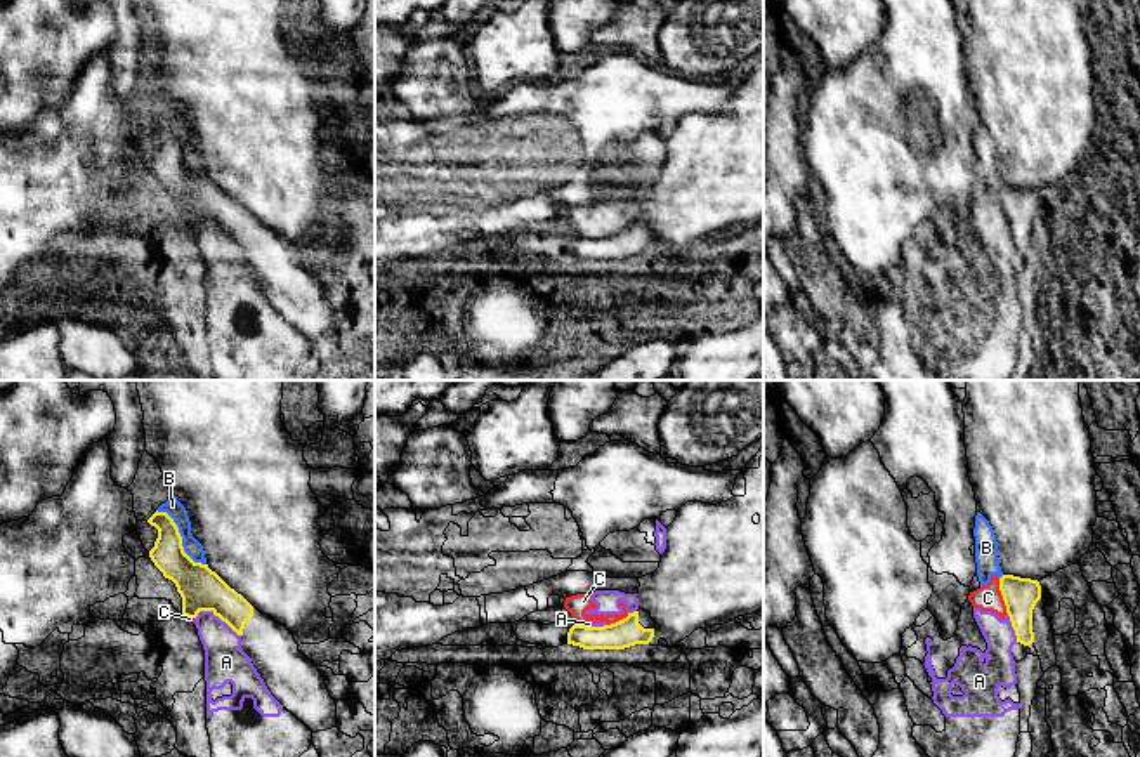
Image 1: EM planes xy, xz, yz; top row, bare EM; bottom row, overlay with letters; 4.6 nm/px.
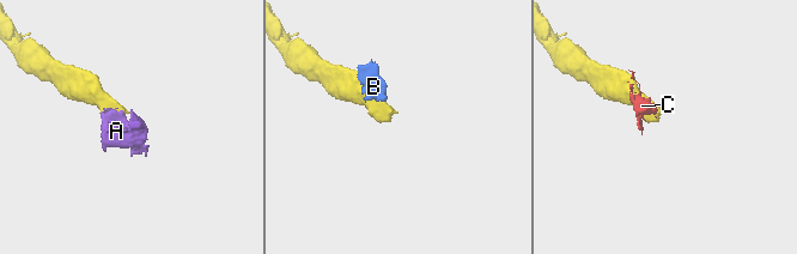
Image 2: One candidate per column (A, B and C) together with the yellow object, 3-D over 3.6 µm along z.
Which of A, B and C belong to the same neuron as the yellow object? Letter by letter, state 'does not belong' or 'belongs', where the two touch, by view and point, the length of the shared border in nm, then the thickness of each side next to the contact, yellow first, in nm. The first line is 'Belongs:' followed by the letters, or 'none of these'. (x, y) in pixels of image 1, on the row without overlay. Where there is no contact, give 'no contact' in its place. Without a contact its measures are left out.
Belongs: none of these
A: does not belong | xy (217, 226) | 240 nm | 200/190 nm
B: does not belong | xy (181, 150) | 340 nm | 200/80 nm
C: does not belong | yz (1002, 205) | 170 nm | 160/120 nm

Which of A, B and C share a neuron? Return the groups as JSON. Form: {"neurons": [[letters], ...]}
{"neurons": [["A", "B", "C"]]}

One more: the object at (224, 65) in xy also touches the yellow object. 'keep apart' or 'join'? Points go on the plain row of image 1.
keep apart

